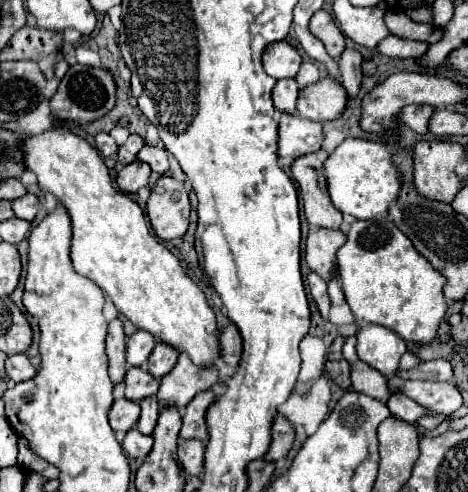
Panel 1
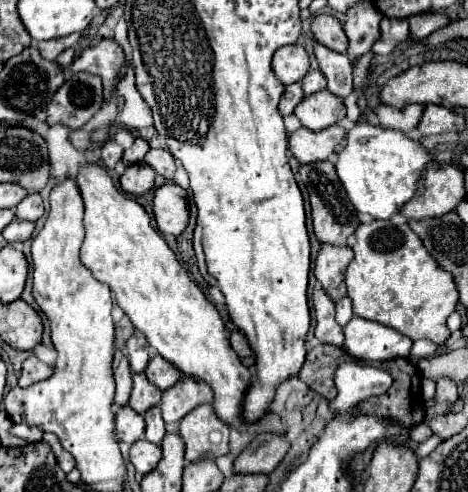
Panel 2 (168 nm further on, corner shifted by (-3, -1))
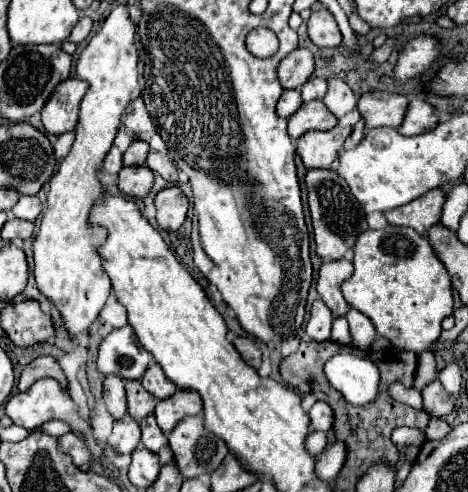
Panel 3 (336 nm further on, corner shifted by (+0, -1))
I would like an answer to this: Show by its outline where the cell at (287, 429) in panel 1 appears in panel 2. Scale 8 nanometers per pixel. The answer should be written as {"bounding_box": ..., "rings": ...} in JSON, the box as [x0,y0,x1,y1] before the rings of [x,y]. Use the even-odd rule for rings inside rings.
{"bounding_box":[233,433,289,475],"rings":[[[273,433],[255,435],[253,441],[235,457],[233,469],[239,475],[249,475],[249,473],[269,475],[281,463],[287,449],[289,441],[283,435],[273,435]]]}

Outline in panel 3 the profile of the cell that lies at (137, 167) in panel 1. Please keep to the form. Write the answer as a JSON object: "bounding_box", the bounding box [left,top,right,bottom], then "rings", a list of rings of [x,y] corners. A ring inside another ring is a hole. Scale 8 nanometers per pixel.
{"bounding_box":[118,165,154,197],"rings":[[[142,165],[142,167],[122,167],[120,173],[118,173],[118,187],[120,187],[120,193],[128,195],[128,197],[146,197],[152,189],[152,183],[154,183],[154,175],[152,171]]]}

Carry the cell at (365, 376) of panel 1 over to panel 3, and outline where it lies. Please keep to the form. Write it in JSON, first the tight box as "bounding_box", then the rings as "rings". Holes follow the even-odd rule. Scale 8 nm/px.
{"bounding_box":[306,299,332,341],"rings":[[[316,299],[310,309],[310,321],[306,323],[306,335],[314,341],[328,341],[332,319],[332,311],[324,305],[322,299]]]}

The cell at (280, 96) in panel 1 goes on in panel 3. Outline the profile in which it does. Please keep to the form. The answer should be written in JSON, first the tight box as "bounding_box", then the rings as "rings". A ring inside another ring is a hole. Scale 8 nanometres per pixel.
{"bounding_box":[276,89,302,119],"rings":[[[284,89],[278,105],[276,105],[276,113],[284,119],[288,119],[298,107],[302,105],[302,97],[300,97],[300,91],[298,89]]]}

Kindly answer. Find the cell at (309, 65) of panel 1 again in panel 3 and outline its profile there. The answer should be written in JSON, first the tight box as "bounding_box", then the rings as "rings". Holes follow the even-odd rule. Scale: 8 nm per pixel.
{"bounding_box":[302,77,326,103],"rings":[[[310,77],[302,89],[302,99],[308,103],[308,101],[314,101],[314,99],[322,99],[324,93],[326,93],[326,79],[324,77]]]}

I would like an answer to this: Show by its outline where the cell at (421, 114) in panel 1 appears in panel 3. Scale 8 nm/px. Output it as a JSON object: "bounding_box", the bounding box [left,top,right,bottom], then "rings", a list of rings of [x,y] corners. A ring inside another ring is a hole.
{"bounding_box":[358,91,408,129],"rings":[[[368,91],[358,99],[358,109],[366,127],[394,127],[398,129],[406,117],[408,97],[386,91]]]}

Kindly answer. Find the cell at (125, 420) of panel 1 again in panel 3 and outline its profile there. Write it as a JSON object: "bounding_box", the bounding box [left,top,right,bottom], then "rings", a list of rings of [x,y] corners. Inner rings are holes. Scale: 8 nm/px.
{"bounding_box":[108,417,140,453],"rings":[[[130,417],[114,421],[114,429],[112,429],[112,435],[108,437],[108,443],[118,453],[132,453],[140,445],[138,421],[132,421]]]}

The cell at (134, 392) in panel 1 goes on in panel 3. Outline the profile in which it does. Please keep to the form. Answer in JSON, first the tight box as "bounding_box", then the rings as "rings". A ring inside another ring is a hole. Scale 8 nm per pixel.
{"bounding_box":[126,381,158,421],"rings":[[[126,381],[126,395],[128,395],[128,413],[136,421],[148,417],[158,403],[158,399],[152,393],[148,393],[140,381]]]}

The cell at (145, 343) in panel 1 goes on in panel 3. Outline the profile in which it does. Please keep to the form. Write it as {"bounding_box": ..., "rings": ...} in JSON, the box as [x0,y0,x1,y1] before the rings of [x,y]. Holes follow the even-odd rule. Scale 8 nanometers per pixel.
{"bounding_box":[98,325,152,379],"rings":[[[130,325],[114,329],[100,345],[98,369],[102,375],[116,373],[122,379],[142,379],[152,363],[152,355],[138,343]]]}

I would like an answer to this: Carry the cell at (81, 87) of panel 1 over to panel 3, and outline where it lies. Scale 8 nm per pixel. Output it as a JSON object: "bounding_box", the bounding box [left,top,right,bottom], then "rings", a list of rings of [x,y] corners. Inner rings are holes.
{"bounding_box":[42,77,88,135],"rings":[[[76,77],[62,81],[42,109],[42,125],[48,133],[62,135],[78,125],[80,101],[88,91],[88,83]]]}

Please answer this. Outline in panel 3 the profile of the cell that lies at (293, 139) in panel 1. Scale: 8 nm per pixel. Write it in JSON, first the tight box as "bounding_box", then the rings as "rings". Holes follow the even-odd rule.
{"bounding_box":[296,125,352,169],"rings":[[[336,125],[330,131],[308,131],[302,137],[298,137],[296,153],[300,155],[304,167],[306,169],[330,167],[338,157],[338,151],[342,149],[350,131],[352,131],[350,127]]]}

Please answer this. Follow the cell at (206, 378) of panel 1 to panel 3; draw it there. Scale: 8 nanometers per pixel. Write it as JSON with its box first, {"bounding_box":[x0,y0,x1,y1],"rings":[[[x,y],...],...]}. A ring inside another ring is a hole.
{"bounding_box":[154,389,202,435],"rings":[[[178,389],[172,397],[158,401],[154,411],[164,435],[168,435],[176,427],[176,423],[182,421],[182,417],[200,413],[202,413],[202,397],[192,389]]]}

